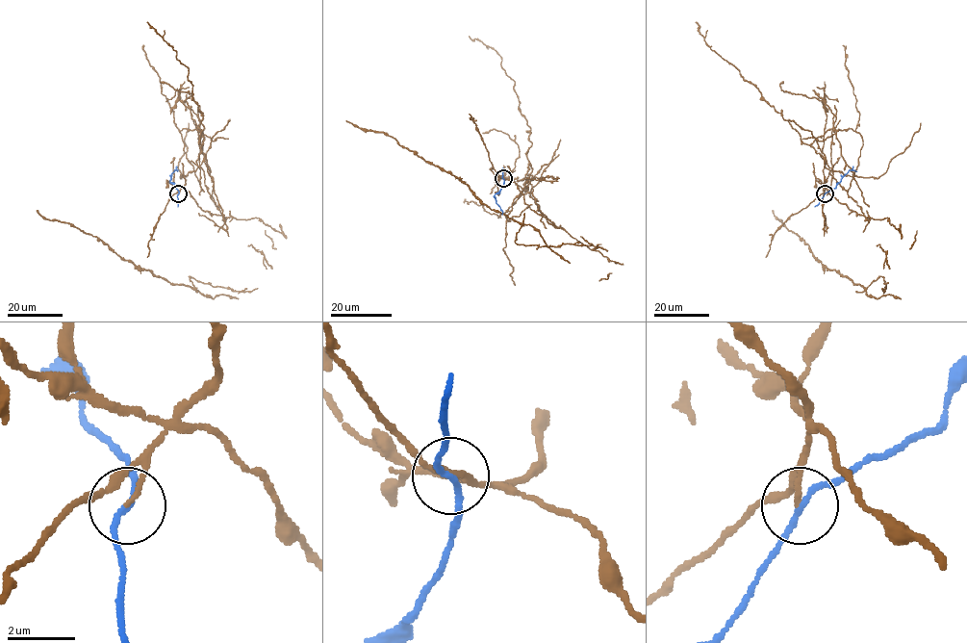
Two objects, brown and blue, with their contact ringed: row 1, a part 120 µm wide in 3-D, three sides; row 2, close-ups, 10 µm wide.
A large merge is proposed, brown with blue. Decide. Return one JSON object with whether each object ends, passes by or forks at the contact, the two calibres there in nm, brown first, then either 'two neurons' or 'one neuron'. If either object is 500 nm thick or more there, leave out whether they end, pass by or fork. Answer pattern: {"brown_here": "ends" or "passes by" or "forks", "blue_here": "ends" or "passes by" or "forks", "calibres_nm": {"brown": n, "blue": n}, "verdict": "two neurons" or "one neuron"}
{"brown_here": "ends", "blue_here": "passes by", "calibres_nm": {"brown": 120, "blue": 150}, "verdict": "two neurons"}

